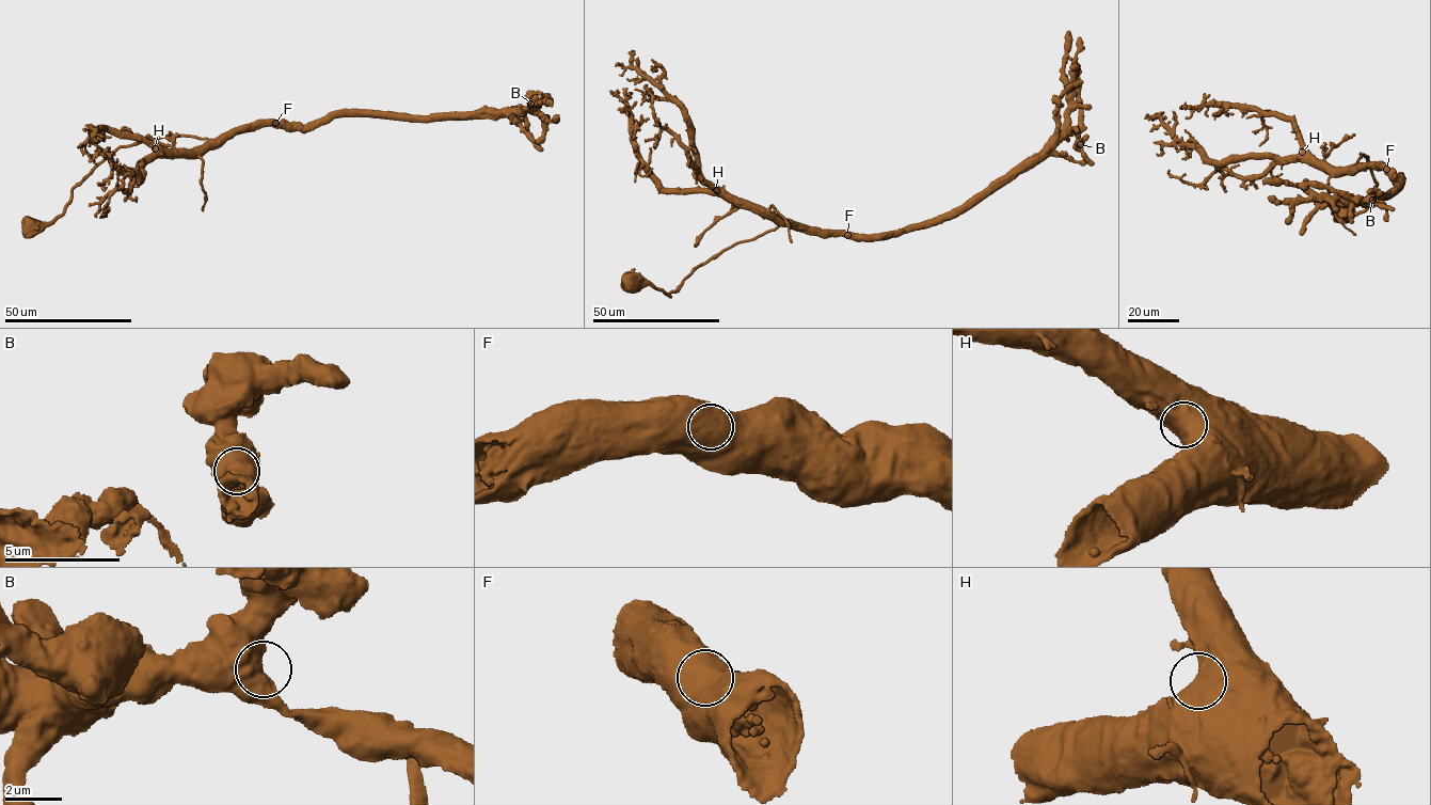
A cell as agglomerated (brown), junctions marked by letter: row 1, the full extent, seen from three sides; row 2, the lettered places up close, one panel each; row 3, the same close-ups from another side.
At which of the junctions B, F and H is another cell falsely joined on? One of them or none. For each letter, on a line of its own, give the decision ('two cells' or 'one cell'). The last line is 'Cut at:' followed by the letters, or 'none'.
B: one cell
F: one cell
H: one cell
Cut at: none

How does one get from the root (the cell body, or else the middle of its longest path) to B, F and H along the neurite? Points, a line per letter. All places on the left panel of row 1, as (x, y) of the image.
B: (506, 113), (524, 111), (530, 104)
F: (506, 113), (496, 117), (343, 114), (303, 127), (275, 123)
H: (506, 113), (496, 117), (343, 114), (304, 127), (263, 125), (227, 132), (181, 151), (155, 148)

